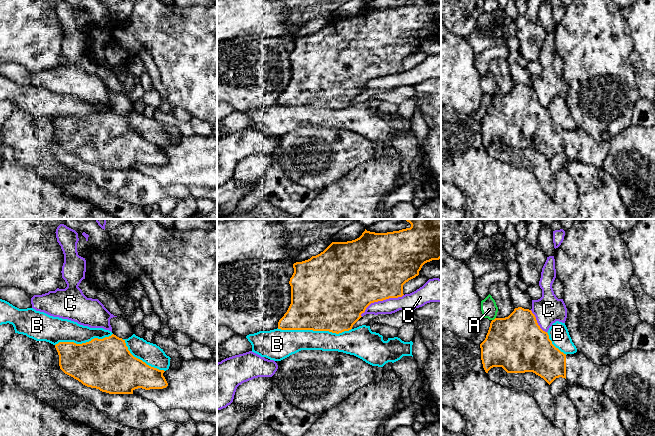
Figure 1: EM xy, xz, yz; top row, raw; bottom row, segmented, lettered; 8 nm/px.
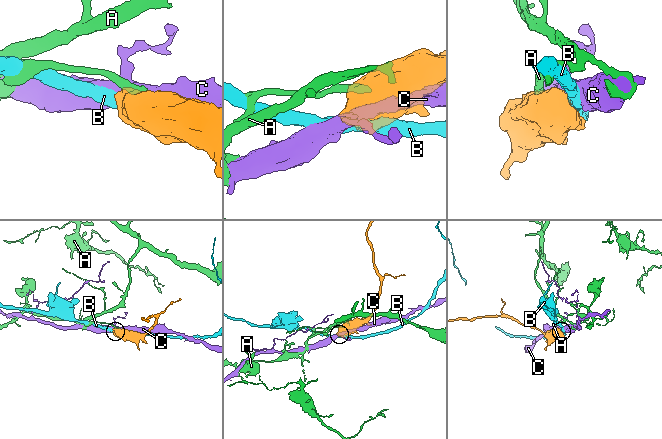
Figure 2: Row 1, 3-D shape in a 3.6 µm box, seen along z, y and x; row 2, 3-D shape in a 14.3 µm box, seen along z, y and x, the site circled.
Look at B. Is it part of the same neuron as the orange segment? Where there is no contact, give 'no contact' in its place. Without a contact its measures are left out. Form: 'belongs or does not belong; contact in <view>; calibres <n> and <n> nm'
does not belong; contact in xz; calibres 500 and 200 nm

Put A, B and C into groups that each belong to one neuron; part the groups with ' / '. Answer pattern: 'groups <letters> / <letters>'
groups A / B / C

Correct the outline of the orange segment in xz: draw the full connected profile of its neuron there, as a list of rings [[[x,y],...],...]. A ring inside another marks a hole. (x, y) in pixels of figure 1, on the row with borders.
[[[405,219],[411,224],[410,228],[399,231],[387,233],[375,233],[365,229],[362,235],[352,241],[347,242],[332,242],[323,252],[310,259],[296,262],[293,264],[294,273],[290,278],[289,284],[291,286],[291,304],[278,322],[278,329],[281,330],[313,330],[313,331],[329,331],[332,333],[342,333],[352,329],[353,325],[362,317],[361,314],[365,312],[366,308],[374,302],[383,301],[389,298],[402,297],[403,285],[409,280],[419,275],[422,266],[432,260],[439,260],[441,258],[441,219]]]

